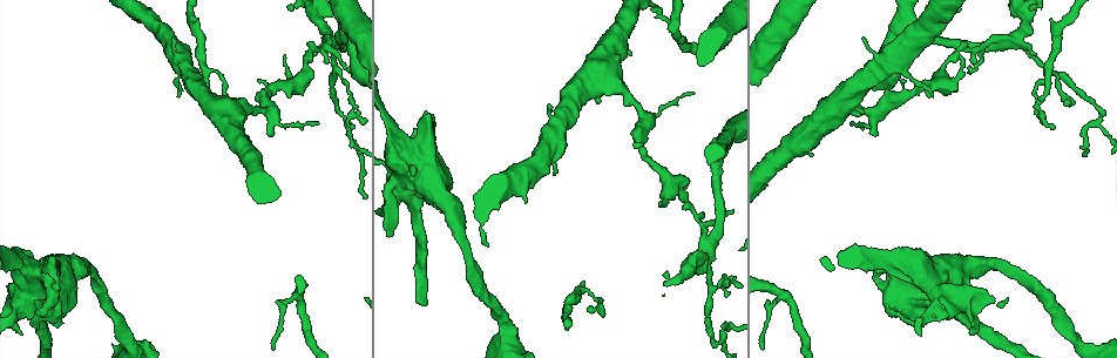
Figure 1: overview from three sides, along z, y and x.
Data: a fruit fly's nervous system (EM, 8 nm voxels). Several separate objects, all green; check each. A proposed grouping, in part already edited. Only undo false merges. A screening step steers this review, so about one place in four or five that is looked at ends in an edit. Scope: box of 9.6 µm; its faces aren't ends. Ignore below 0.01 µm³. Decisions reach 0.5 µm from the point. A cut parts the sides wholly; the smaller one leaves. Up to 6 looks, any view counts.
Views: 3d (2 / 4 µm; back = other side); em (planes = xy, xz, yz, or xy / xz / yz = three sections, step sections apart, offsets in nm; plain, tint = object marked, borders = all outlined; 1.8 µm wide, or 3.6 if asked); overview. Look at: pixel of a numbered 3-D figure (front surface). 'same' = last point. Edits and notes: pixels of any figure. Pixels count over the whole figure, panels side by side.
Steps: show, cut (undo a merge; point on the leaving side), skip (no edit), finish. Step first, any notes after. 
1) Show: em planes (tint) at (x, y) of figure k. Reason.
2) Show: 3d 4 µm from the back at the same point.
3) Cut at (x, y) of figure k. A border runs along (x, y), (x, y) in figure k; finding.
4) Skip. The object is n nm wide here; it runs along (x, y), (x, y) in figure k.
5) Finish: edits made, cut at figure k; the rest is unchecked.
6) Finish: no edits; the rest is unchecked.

Show: em planes (tint) at (879, 112) of figure 1. Thin neck.

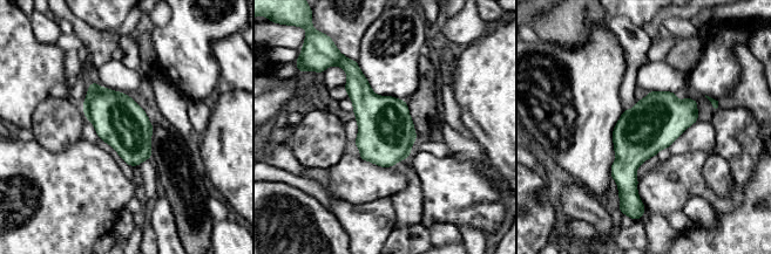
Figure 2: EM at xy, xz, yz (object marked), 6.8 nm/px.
Skip. The object is 340 nm wide here; continuous, no second neuron.

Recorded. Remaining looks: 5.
Show: em planes (tint) at (710, 257) of figure 1. Three arms meet.

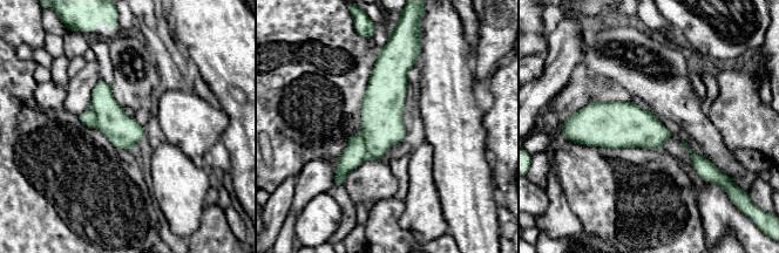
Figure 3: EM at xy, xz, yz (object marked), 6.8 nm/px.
Cut at (381, 115) of figure 3. A border runs along (361, 136), (367, 157) in figure 3; a second neuron is stuck on.

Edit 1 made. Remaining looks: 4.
Finish: edits made, cut at figure 3; the rest is unchecked.

